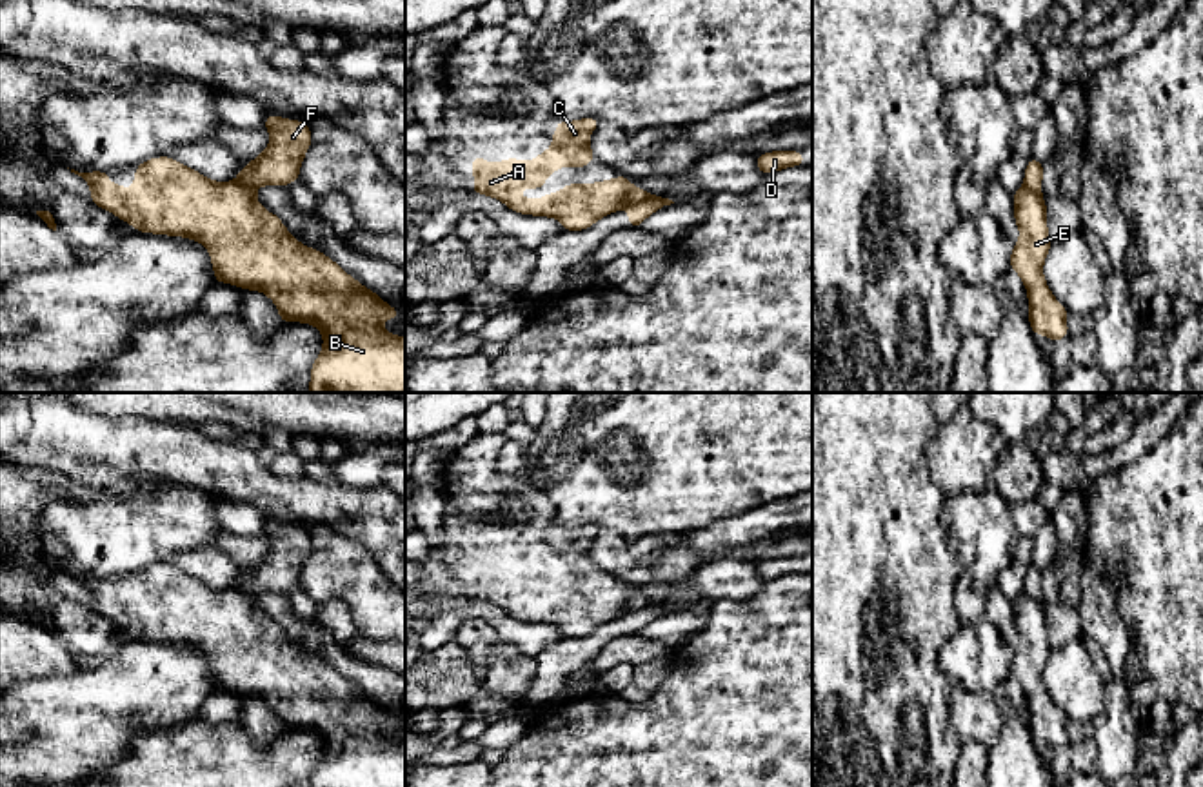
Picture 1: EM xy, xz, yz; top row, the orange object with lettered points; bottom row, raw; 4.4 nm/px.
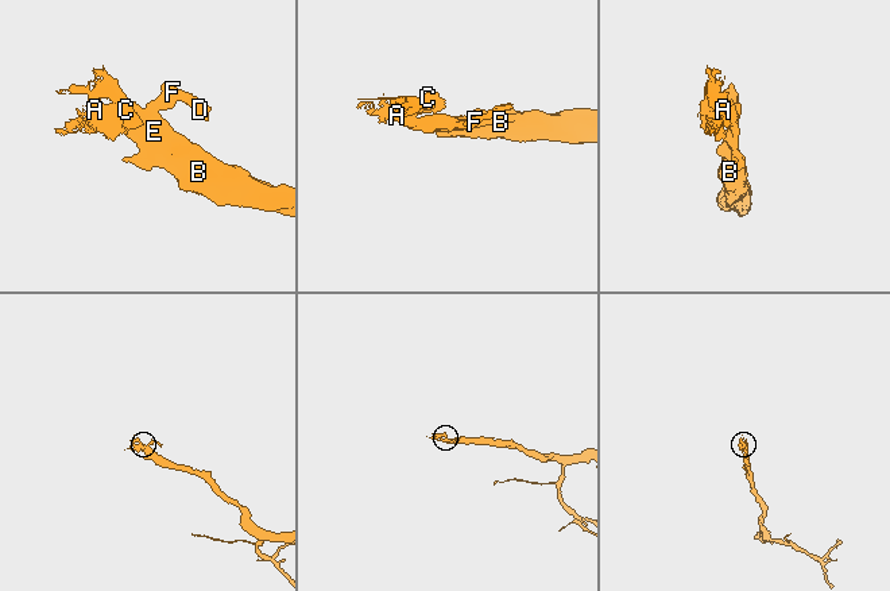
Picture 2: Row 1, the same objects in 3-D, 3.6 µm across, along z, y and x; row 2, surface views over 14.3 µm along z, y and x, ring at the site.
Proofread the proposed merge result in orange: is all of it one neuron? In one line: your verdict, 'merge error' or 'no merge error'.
merge error

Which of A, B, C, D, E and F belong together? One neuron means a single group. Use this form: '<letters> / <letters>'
A B C E / D F

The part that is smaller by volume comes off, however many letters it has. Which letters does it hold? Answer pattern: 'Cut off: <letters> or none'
Cut off: D, F

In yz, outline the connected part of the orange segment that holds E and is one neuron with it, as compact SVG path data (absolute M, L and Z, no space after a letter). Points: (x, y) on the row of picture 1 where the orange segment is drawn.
M1025 184L1012 194L1014 220L1021 233L1010 254L1014 269L1029 293L1029 322L1034 334L1045 334L1052 342L1069 336L1067 309L1052 296L1045 278L1043 262L1050 249L1047 231L1047 205L1041 194Z

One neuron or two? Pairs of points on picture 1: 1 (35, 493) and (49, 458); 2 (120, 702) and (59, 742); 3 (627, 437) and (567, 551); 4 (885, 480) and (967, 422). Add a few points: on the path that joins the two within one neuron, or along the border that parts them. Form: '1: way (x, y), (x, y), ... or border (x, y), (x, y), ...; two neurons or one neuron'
1: border (19, 466), (37, 475), (55, 477), (64, 486); two neurons
2: way (106, 704), (73, 733); one neuron
3: border (547, 498), (558, 526), (598, 527); two neurons
4: border (938, 426), (927, 449), (927, 473), (944, 491); two neurons

